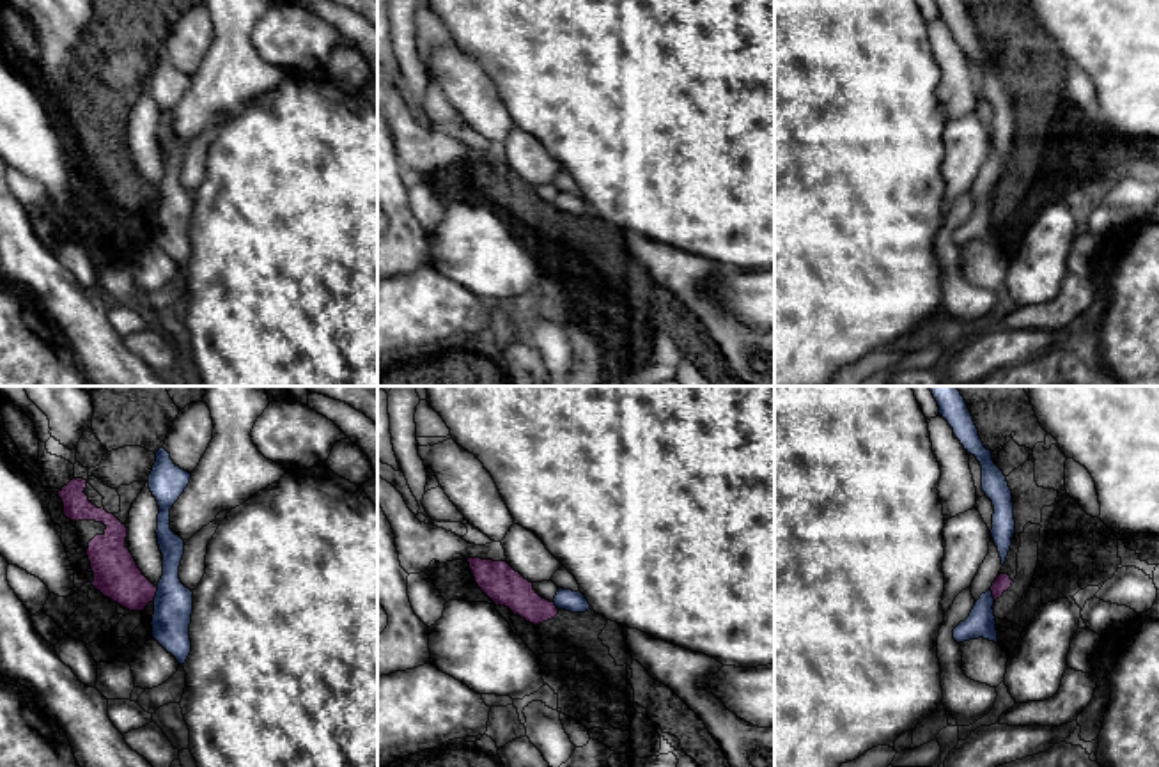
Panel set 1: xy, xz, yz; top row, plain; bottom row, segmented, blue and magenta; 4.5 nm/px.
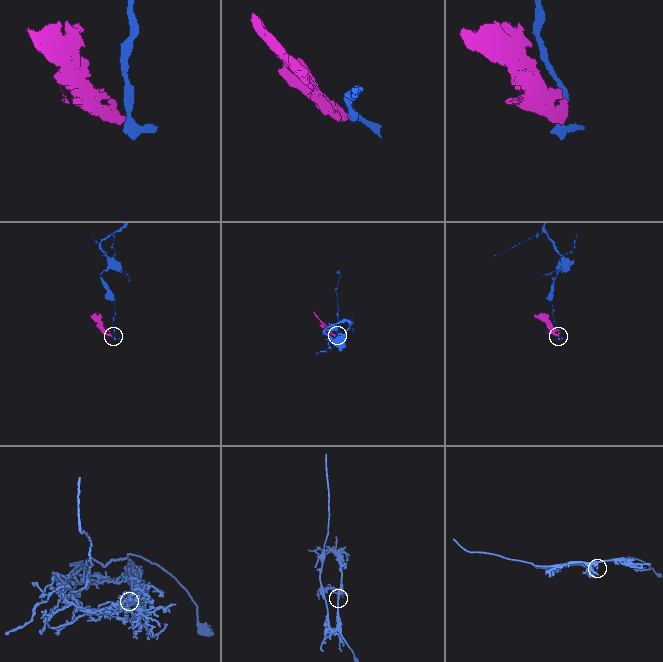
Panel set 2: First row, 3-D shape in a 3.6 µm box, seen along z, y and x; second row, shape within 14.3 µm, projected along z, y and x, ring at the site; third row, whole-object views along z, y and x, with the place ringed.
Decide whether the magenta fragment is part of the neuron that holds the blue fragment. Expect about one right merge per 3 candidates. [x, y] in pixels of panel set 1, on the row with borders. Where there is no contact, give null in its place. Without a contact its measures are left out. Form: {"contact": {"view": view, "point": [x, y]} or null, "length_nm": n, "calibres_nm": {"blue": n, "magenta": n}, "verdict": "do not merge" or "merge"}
{"contact": {"view": "xy", "point": [156, 594]}, "length_nm": 70, "calibres_nm": {"blue": 180, "magenta": 200}, "verdict": "do not merge"}

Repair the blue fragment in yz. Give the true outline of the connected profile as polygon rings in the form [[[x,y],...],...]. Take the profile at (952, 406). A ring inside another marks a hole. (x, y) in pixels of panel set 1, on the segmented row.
[[[929,386],[929,390],[939,406],[939,414],[953,429],[955,438],[982,466],[982,491],[994,507],[991,535],[998,547],[1001,565],[1005,565],[1015,533],[1012,491],[1007,476],[994,464],[992,452],[984,446],[968,404],[957,386]]]

